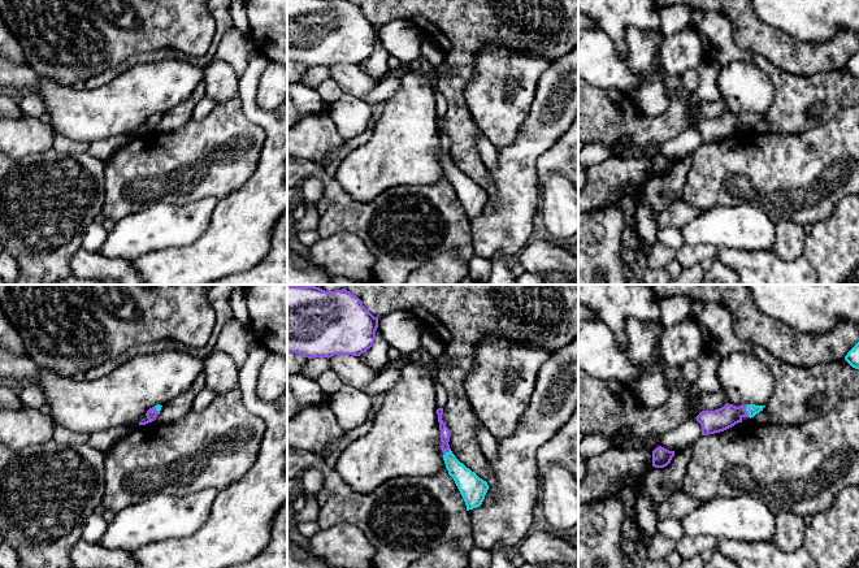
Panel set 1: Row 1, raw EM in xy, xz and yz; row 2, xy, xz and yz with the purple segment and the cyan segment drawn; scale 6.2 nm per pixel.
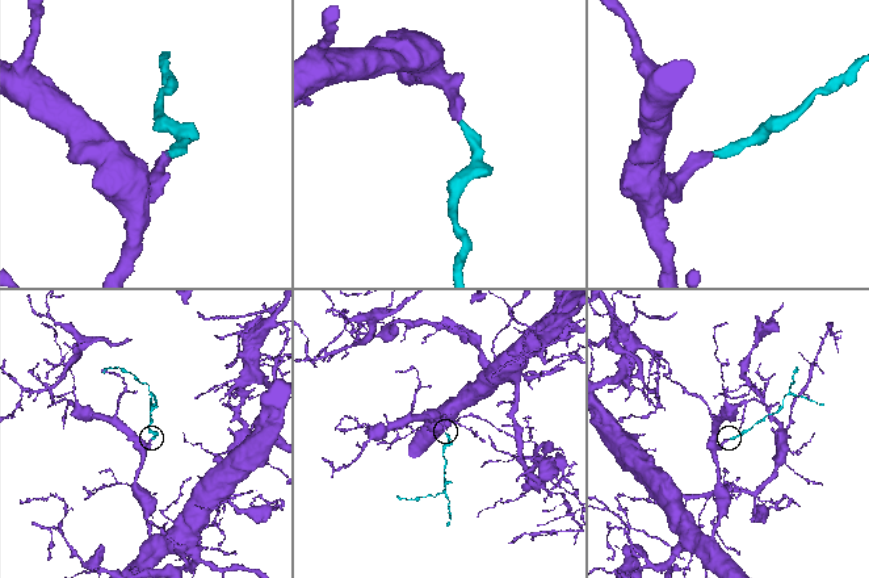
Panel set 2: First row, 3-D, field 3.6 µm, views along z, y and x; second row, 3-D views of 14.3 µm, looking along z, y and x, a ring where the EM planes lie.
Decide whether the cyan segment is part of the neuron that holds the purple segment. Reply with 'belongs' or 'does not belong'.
belongs

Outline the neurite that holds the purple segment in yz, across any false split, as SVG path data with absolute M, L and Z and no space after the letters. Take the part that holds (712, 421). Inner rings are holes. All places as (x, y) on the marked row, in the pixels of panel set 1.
M726 403L724 407L715 411L703 411L695 419L702 426L702 435L715 434L724 432L738 422L742 422L743 417L754 417L763 411L765 406L739 406Z

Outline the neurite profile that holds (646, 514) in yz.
M639 494L634 503L634 512L637 525L647 542L658 532L658 507L648 495Z

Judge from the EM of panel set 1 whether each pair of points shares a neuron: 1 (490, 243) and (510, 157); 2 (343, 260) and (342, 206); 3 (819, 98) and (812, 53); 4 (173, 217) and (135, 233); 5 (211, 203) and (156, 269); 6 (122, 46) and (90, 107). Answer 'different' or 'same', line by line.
1: same
2: different
3: different
4: same
5: different
6: different

